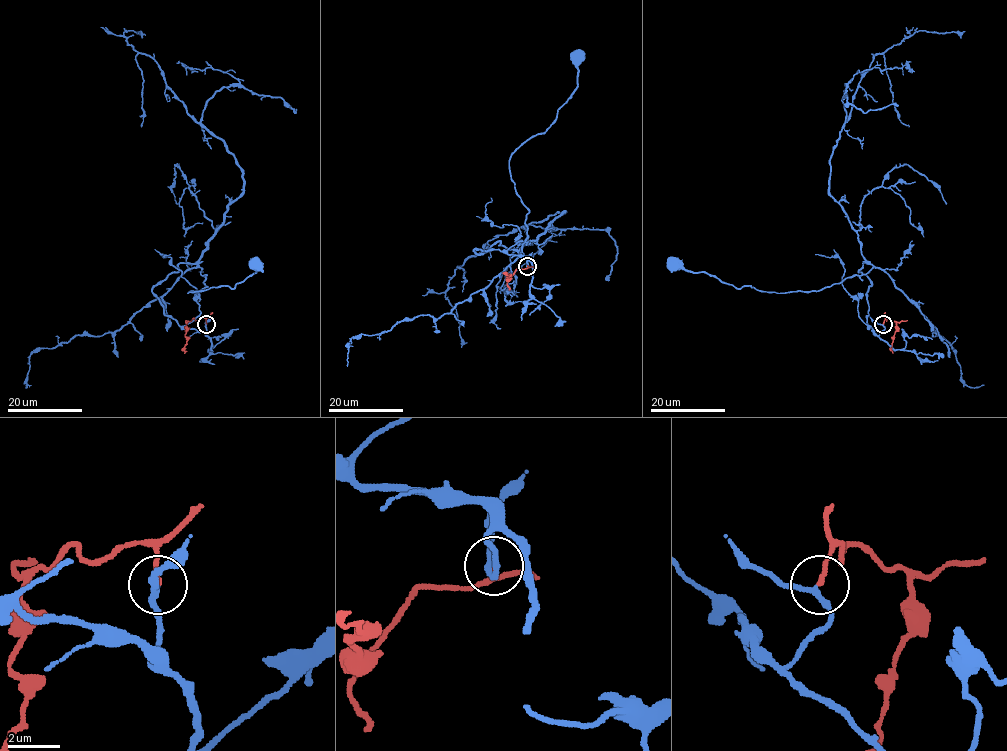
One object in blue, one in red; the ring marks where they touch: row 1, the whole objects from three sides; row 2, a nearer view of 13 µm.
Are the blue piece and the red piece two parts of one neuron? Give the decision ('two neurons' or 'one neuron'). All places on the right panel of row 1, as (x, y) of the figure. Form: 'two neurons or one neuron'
one neuron

